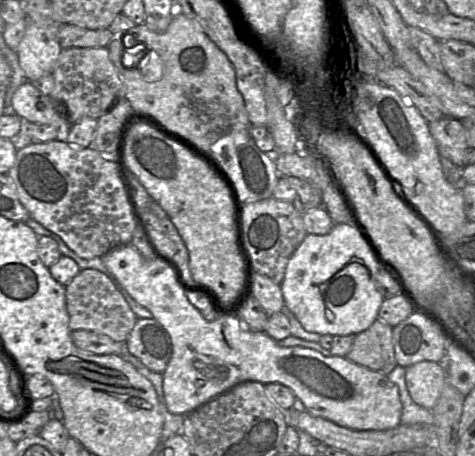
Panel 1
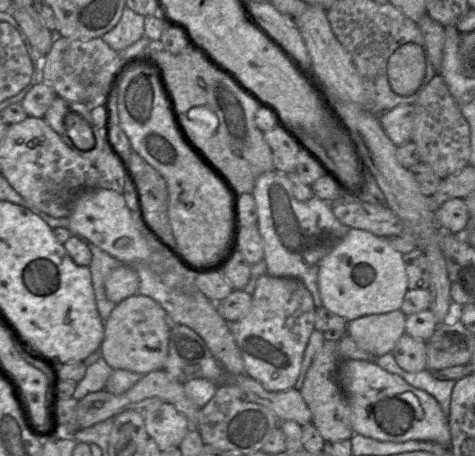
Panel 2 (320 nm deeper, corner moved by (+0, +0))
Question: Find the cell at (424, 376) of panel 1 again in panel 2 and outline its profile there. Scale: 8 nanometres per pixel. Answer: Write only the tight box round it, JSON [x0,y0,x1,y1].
[391,333,427,373]

